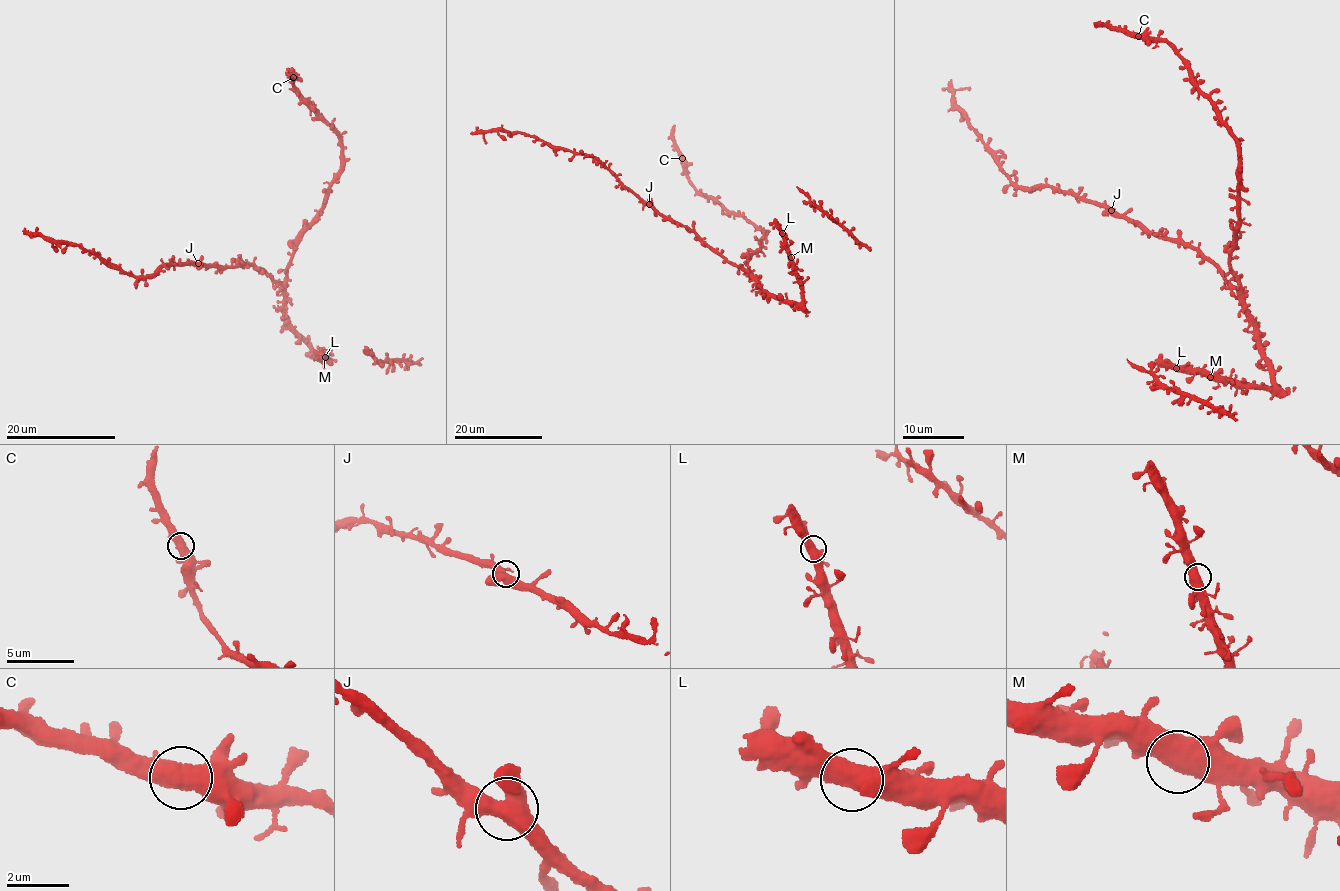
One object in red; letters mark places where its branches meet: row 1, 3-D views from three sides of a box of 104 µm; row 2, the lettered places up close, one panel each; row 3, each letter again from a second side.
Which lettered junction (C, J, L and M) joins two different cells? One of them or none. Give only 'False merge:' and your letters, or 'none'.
False merge: none

